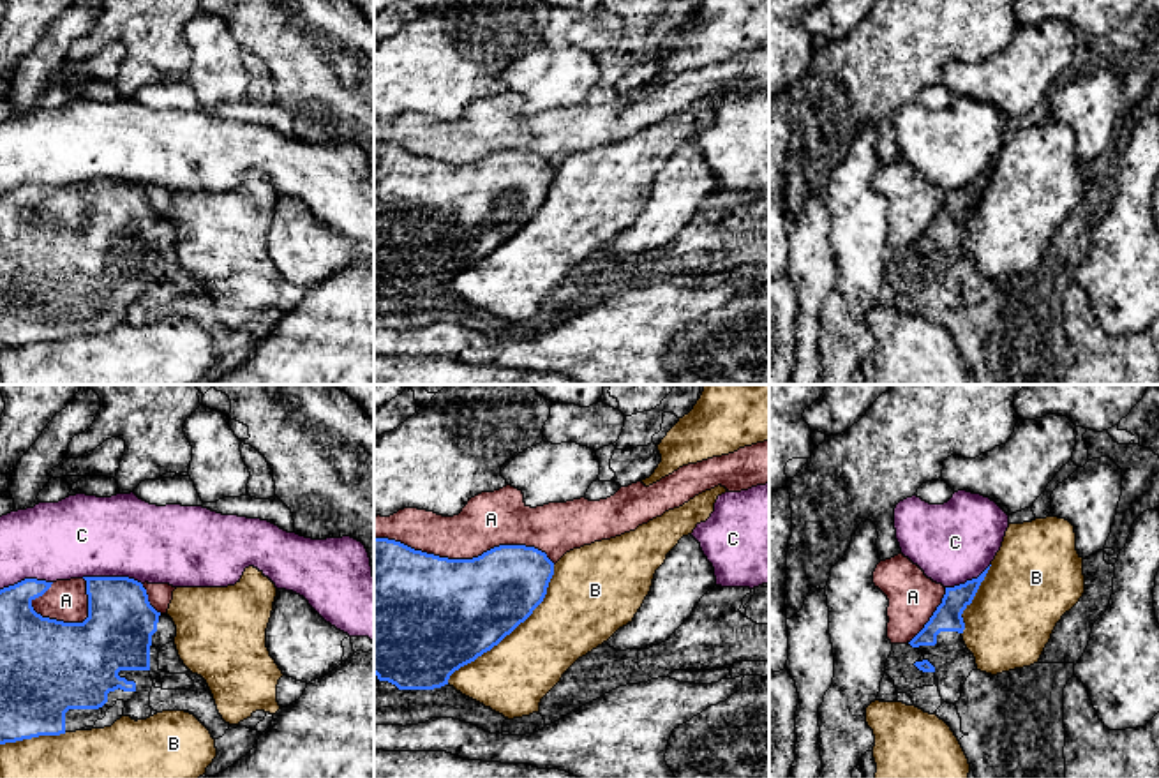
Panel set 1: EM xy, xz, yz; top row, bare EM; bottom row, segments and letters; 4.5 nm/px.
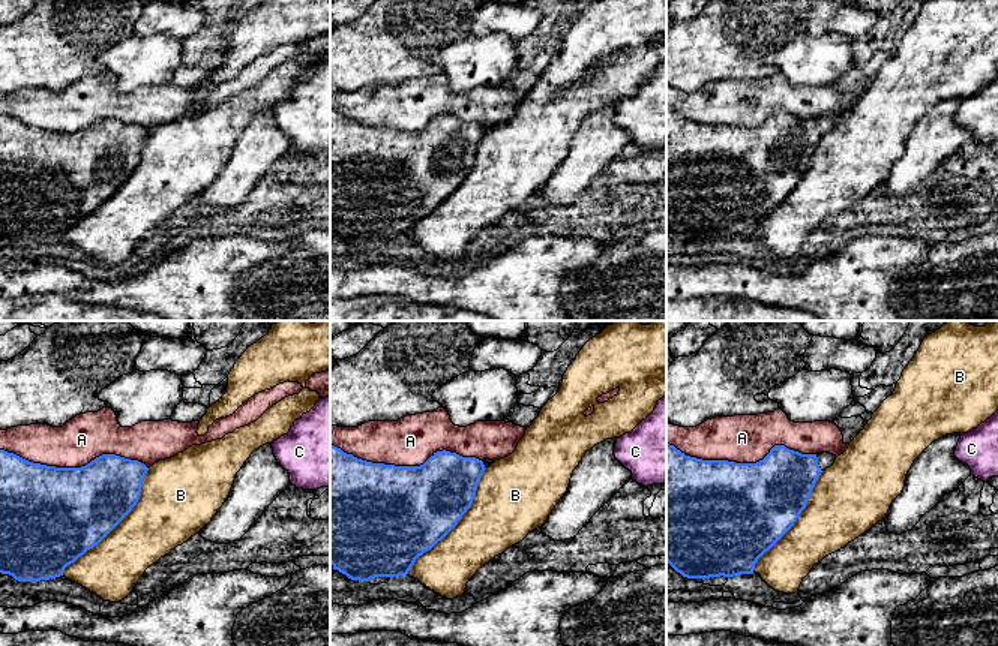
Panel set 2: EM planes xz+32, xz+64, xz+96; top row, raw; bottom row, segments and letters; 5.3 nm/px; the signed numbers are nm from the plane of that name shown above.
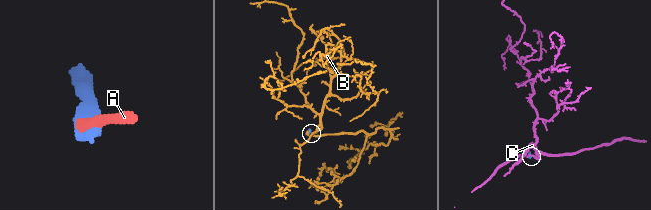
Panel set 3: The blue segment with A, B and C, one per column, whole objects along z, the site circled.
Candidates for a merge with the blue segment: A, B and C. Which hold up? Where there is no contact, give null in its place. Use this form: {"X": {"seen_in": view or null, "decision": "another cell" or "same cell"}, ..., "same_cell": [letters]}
{"A": {"seen_in": "xz", "decision": "another cell"}, "B": {"seen_in": "xz", "decision": "another cell"}, "C": {"seen_in": "xy", "decision": "another cell"}, "same_cell": []}

